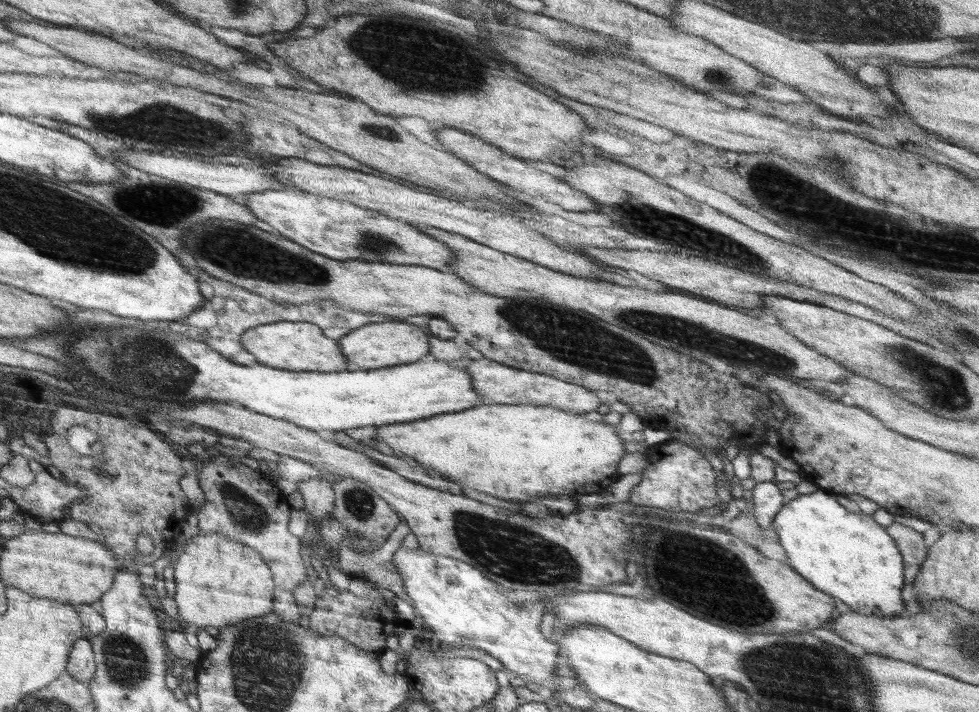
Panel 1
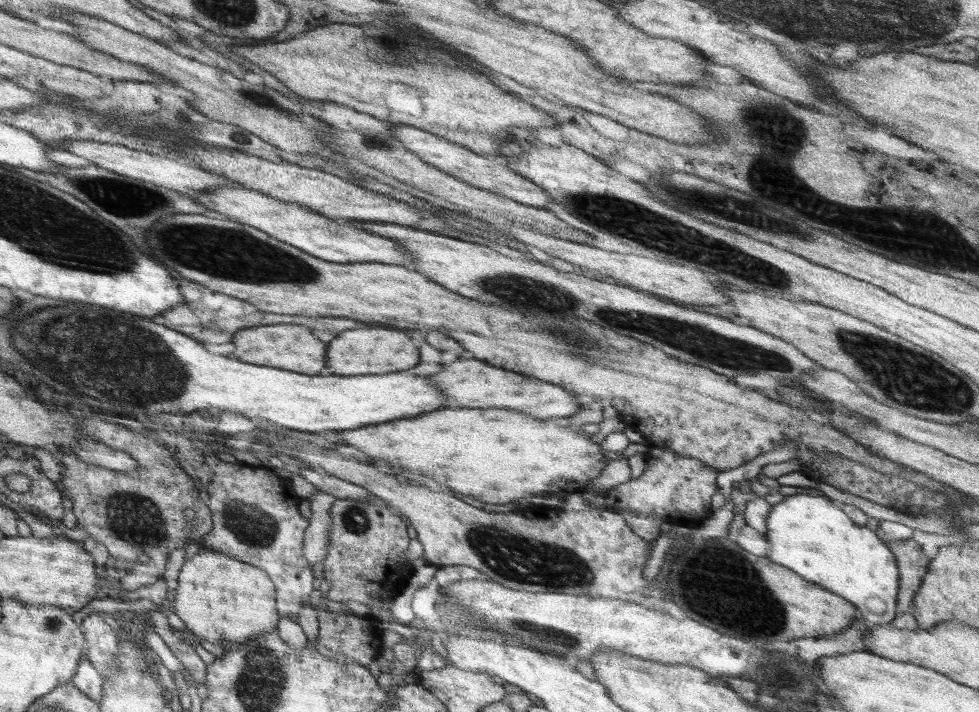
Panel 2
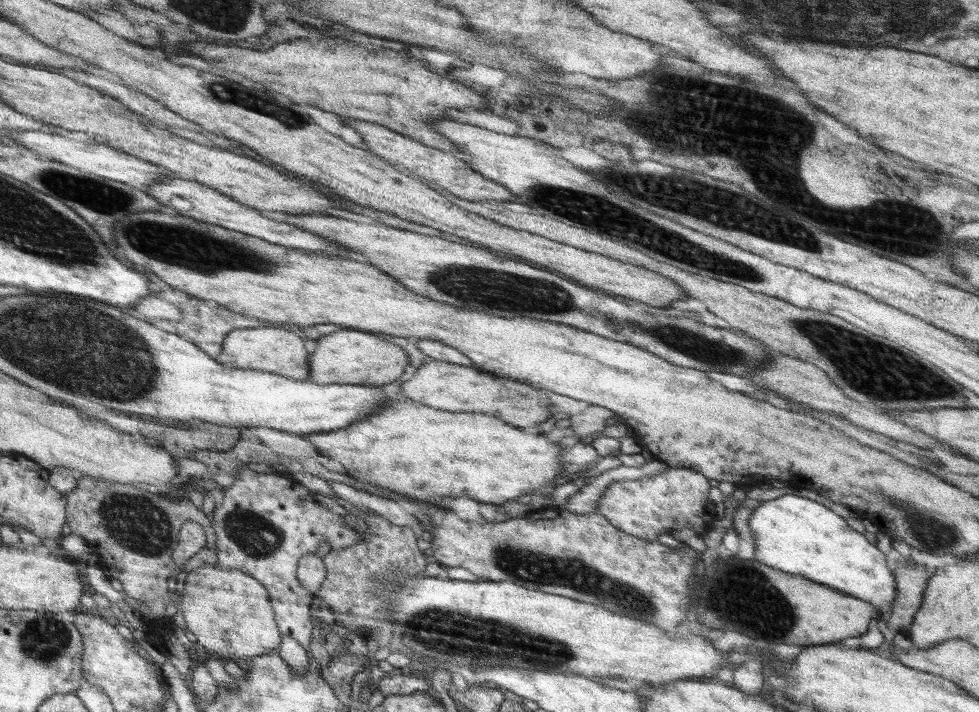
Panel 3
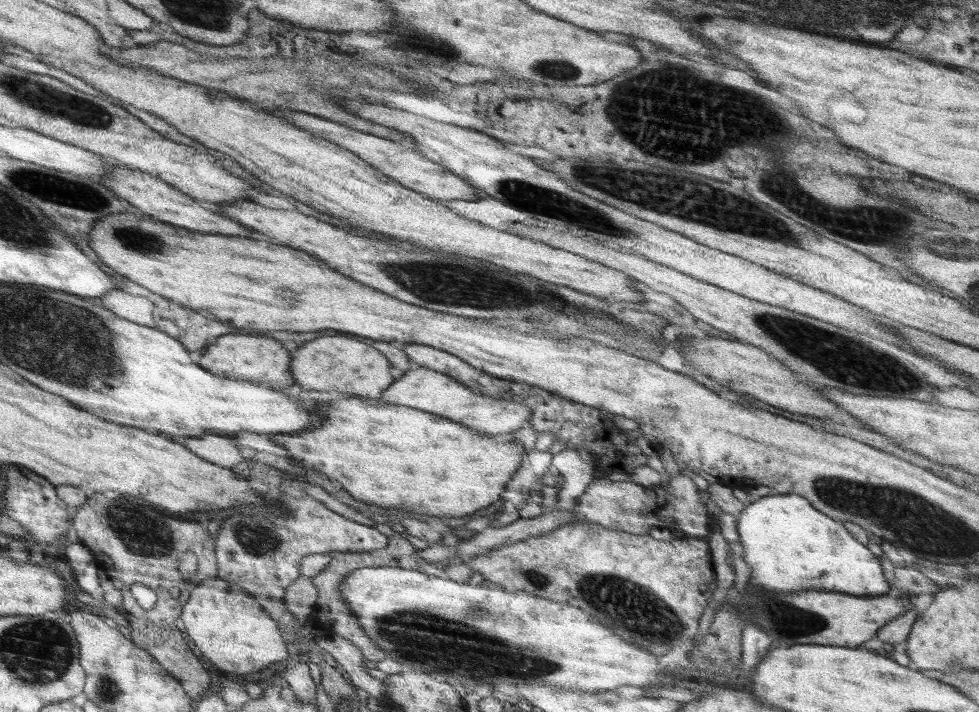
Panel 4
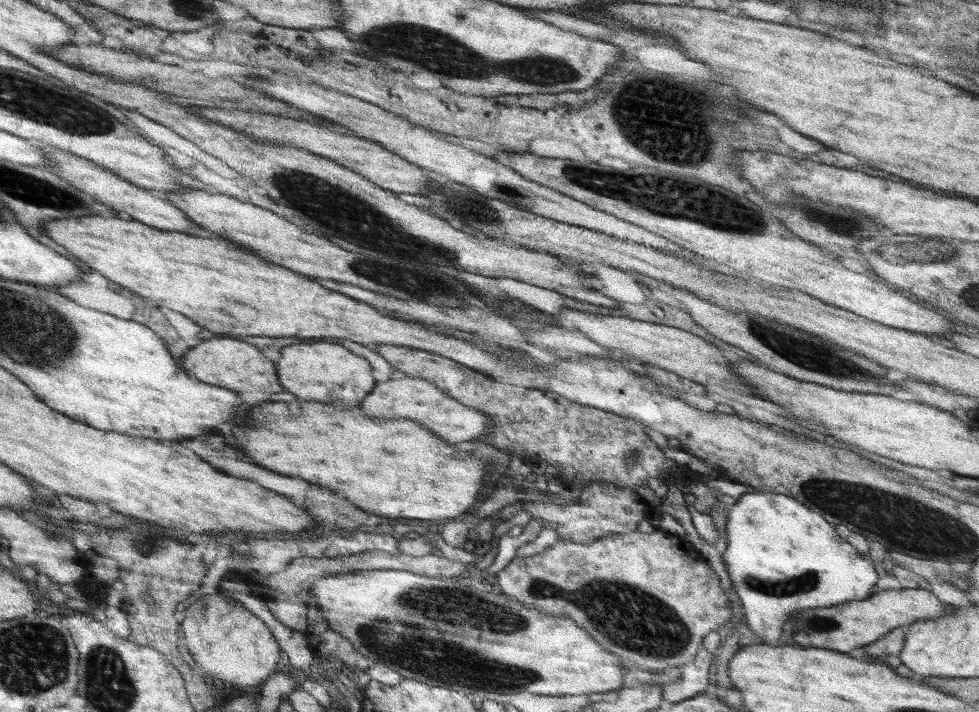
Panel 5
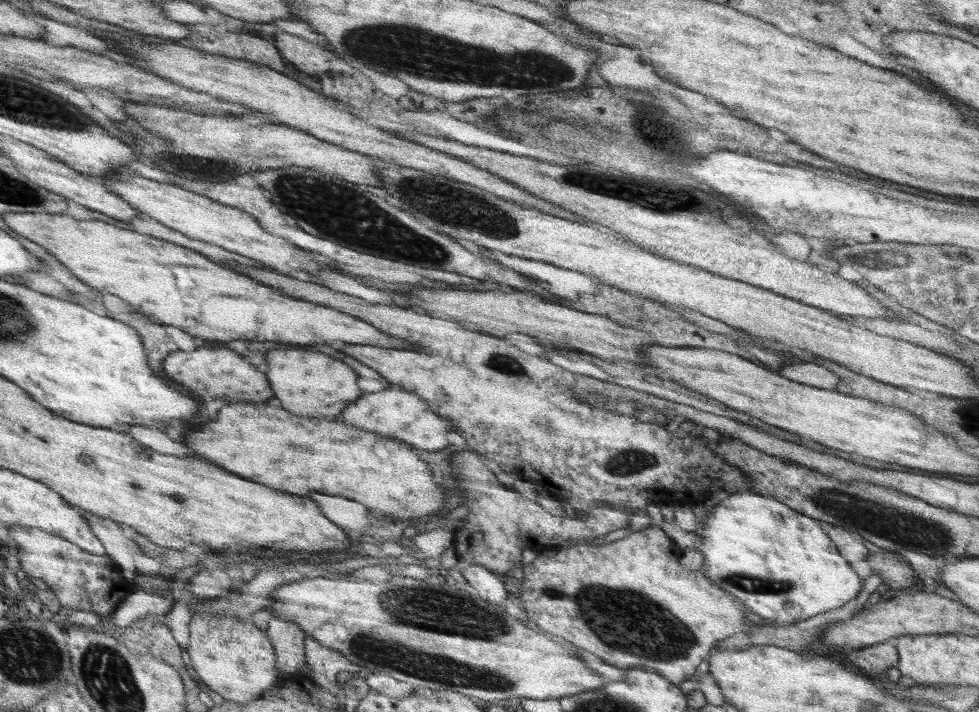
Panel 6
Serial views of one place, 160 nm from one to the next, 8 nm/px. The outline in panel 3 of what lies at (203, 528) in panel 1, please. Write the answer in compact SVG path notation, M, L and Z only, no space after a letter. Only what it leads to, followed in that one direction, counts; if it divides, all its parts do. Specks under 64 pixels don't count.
M242 467L235 477L234 483L224 490L222 504L212 513L212 529L216 534L216 548L218 550L217 565L222 569L234 568L260 581L268 590L274 608L276 620L279 620L279 631L282 636L292 636L306 649L309 660L313 658L310 651L310 636L312 623L310 622L310 591L304 589L300 582L298 569L300 560L310 553L316 553L322 542L329 543L332 549L344 549L356 545L360 541L360 532L345 526L344 518L326 508L322 508L315 495L298 483L294 478L278 476L276 474L262 474Z

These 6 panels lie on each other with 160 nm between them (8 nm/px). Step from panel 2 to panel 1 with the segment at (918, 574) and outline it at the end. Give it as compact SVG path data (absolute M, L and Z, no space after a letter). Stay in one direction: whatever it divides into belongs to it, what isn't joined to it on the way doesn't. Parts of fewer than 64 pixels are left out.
M894 523L886 528L888 535L894 539L896 547L903 556L904 585L912 584L920 566L926 560L929 549L924 543L924 536L916 532L914 528Z

